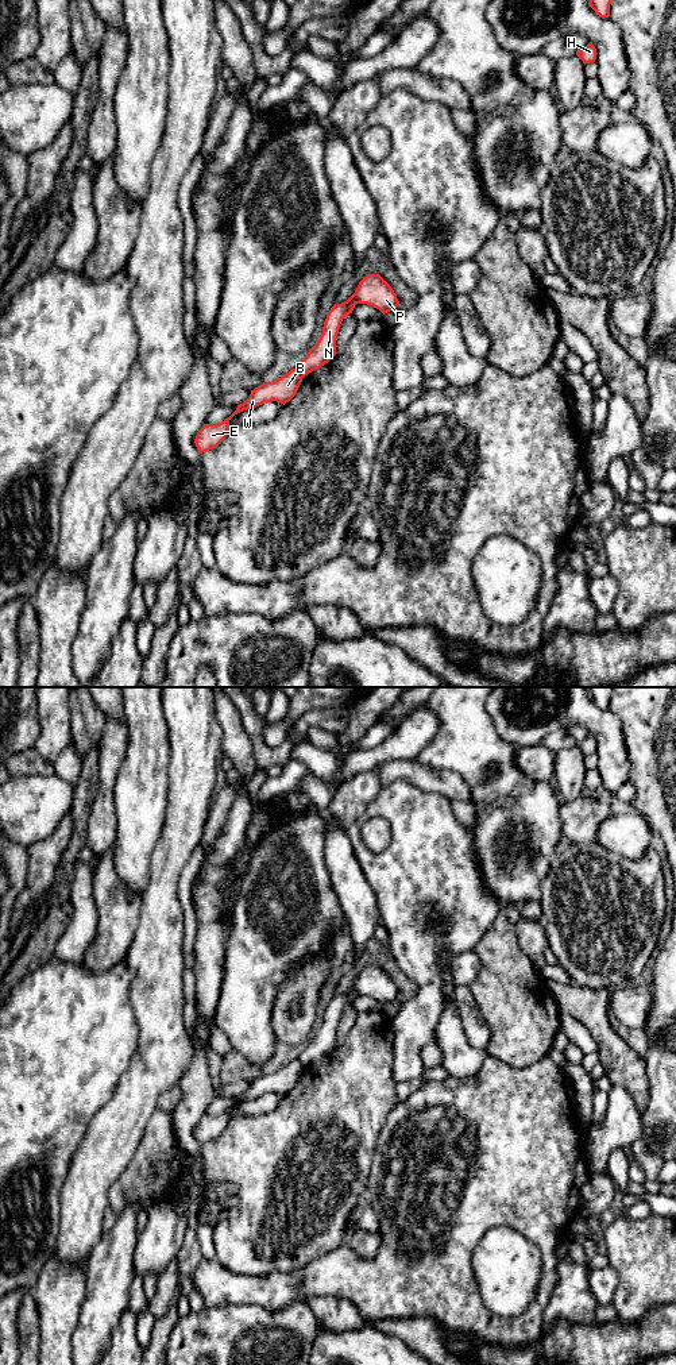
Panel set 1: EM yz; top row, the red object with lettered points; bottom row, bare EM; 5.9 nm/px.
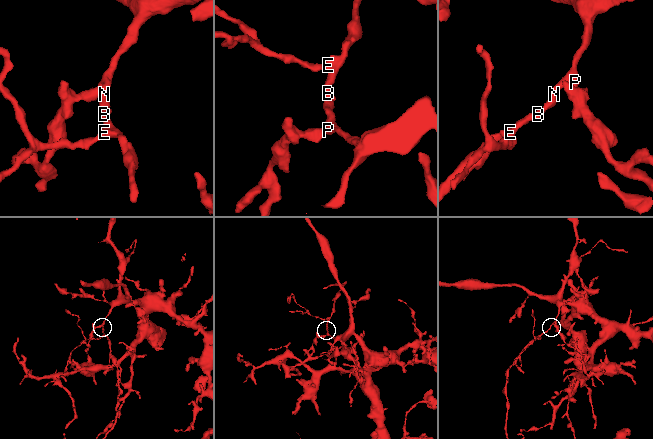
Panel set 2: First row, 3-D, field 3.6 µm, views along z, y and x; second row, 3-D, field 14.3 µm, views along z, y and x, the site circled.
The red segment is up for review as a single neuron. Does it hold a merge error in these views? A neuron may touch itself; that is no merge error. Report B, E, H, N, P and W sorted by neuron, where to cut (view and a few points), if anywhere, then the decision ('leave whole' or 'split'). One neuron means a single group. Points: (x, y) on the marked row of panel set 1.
B E W / H N P | yz (298, 367), (304, 376) | split

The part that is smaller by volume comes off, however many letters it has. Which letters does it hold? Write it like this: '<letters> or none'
B, E, W

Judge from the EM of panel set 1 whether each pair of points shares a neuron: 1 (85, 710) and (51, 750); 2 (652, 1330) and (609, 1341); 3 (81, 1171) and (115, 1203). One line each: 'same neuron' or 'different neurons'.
1: same neuron
2: same neuron
3: different neurons

